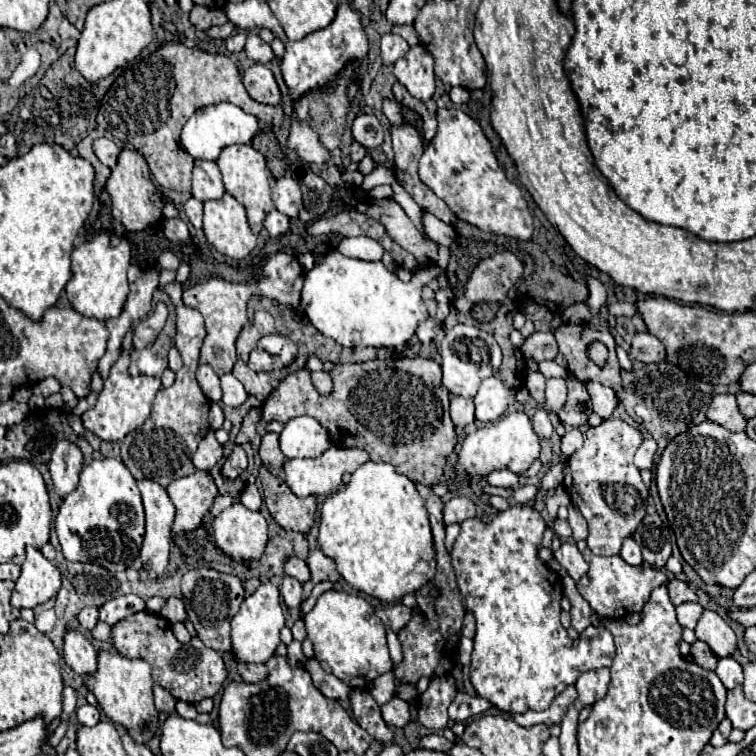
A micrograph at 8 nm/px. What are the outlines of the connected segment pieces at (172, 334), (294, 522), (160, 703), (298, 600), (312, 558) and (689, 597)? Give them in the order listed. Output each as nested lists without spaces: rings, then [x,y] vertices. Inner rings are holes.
[[[156,288],[152,297],[153,303],[166,302],[168,304],[168,320],[166,326],[162,328],[162,332],[158,334],[156,342],[152,346],[146,346],[142,350],[126,350],[130,354],[131,363],[136,362],[140,374],[150,374],[150,376],[162,376],[162,372],[168,368],[168,360],[166,354],[168,350],[174,346],[174,338],[176,338],[176,306],[172,304],[170,296],[162,290]]]
[[[260,468],[258,478],[272,518],[286,530],[306,534],[316,520],[316,498],[298,498],[282,478],[272,476],[266,468]]]
[[[154,684],[154,702],[160,712],[174,712],[174,698],[170,692],[164,692],[160,684]]]
[[[292,576],[282,578],[280,594],[282,594],[282,598],[284,598],[288,608],[296,608],[296,606],[302,604],[302,584]]]
[[[316,548],[316,550],[310,552],[306,564],[310,568],[310,574],[312,574],[312,582],[314,584],[318,584],[322,580],[336,582],[340,578],[340,574],[336,570],[336,562],[332,558],[328,558],[320,548]]]
[[[670,580],[668,582],[668,594],[670,594],[670,600],[674,602],[674,606],[682,604],[682,602],[696,602],[698,596],[688,588],[686,582],[680,582],[680,580]]]

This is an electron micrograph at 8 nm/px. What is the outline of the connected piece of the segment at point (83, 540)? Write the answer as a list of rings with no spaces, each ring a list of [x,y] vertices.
[[[98,458],[86,464],[78,488],[60,506],[54,530],[66,560],[90,562],[110,572],[126,570],[138,558],[144,538],[144,506],[136,478],[126,464],[116,458]]]

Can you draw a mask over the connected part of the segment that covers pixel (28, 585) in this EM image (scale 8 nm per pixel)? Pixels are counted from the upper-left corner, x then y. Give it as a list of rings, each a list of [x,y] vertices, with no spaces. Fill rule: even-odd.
[[[28,546],[22,574],[16,580],[16,588],[12,592],[12,606],[34,608],[44,604],[58,594],[60,584],[60,570],[48,558],[44,558],[38,548]]]

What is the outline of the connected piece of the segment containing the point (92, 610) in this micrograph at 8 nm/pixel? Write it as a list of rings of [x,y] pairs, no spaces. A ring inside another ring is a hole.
[[[88,606],[88,608],[84,608],[84,610],[78,614],[80,626],[92,630],[92,628],[96,626],[96,622],[98,622],[98,610],[100,610],[100,608],[96,608],[96,606]]]

